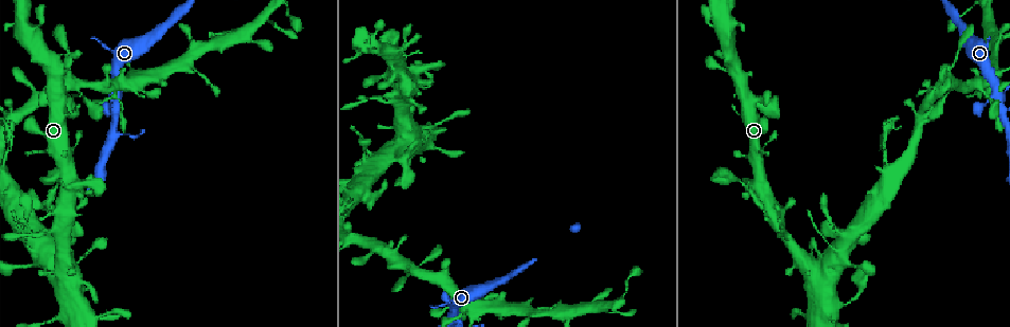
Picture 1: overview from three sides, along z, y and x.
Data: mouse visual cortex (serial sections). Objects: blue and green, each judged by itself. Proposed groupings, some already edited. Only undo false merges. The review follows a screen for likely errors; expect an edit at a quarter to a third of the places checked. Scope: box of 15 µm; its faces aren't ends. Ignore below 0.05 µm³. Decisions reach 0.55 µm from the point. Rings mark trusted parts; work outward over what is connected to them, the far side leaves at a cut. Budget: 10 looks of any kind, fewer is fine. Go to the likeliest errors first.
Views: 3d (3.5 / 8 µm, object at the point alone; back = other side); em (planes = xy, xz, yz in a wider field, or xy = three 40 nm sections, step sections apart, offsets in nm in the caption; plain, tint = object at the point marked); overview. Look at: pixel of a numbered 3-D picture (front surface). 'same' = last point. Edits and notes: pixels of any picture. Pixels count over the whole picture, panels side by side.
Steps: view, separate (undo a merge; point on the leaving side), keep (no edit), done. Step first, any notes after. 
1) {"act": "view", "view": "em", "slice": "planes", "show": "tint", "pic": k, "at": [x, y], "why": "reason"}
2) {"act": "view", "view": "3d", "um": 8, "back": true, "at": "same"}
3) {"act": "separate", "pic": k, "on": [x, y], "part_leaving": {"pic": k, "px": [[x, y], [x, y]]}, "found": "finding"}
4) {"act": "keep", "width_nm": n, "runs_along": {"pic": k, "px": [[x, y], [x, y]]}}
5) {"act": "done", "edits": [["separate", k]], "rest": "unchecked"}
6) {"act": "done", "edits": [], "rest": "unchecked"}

{"act": "view", "view": "3d", "um": 3.5, "pic": 1, "at": [429, 87], "why": "a narrow waist"}

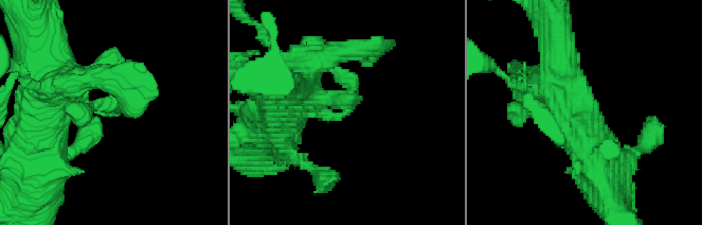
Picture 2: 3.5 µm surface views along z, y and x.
{"act": "view", "view": "em", "slice": "xy", "step": 5, "show": "tint", "pic": 2, "at": [349, 111]}

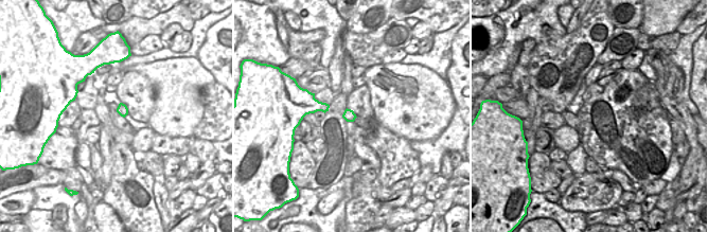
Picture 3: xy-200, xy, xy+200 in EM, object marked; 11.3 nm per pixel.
{"act": "view", "view": "em", "slice": "planes", "show": "tint", "at": "same"}

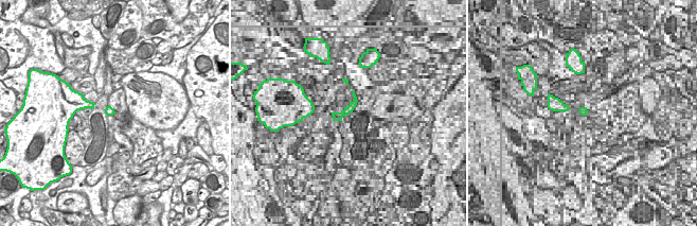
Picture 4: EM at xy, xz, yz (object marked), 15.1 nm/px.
{"act": "keep", "runs_along": {"pic": 2, "px": [[282, 97], [324, 56]]}, "found": "continuous, no second cell"}

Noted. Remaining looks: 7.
{"act": "view", "view": "3d", "um": 3.5, "pic": 1, "at": [413, 135]}

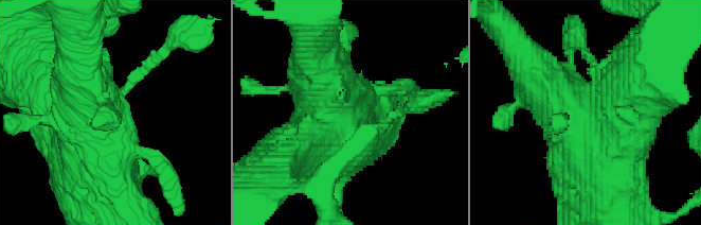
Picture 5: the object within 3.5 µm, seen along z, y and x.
{"act": "view", "view": "em", "slice": "xy", "step": 3, "show": "tint", "pic": 5, "at": [353, 117]}

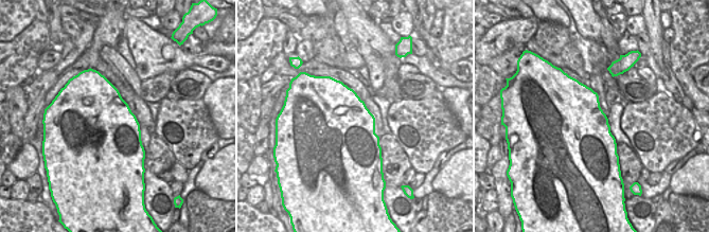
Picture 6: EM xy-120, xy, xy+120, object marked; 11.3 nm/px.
{"act": "keep", "runs_along": {"pic": 5, "px": [[525, 58], [588, 114], [626, 98]]}, "found": "continuous, no second cell"}

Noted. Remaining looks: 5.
{"act": "view", "view": "3d", "um": 8, "back": true, "pic": 1, "at": [74, 83], "why": "thin arm on a thick one"}

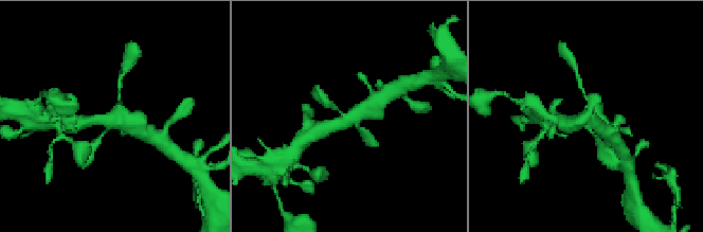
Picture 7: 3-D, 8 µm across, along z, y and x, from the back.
{"act": "view", "view": "3d", "um": 3.5, "pic": 7, "at": [114, 118], "why": "zoom in"}

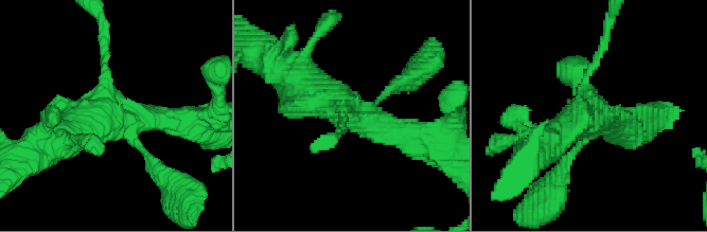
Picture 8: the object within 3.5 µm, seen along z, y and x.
{"act": "view", "view": "em", "slice": "planes", "show": "tint", "pic": 8, "at": [595, 116], "arms": 4, "arm_widths_nm": [100, 100, 350, 500]}

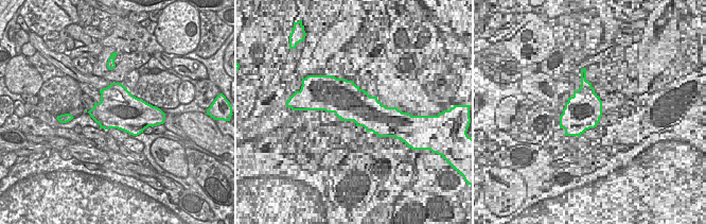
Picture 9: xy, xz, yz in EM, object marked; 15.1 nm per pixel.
{"act": "keep", "runs_along": {"pic": 8, "px": [[298, 79], [366, 123], [425, 139]]}, "found": "one cell here"}

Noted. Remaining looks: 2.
{"act": "view", "view": "3d", "um": 3.5, "pic": 1, "at": [144, 79], "why": "small branch off a trunk"}

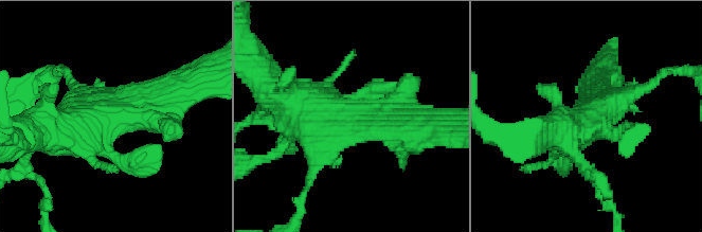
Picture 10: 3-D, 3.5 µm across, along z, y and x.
{"act": "view", "view": "em", "slice": "xy", "step": 3, "show": "tint", "pic": 10, "at": [110, 115], "why": "need the tissue"}

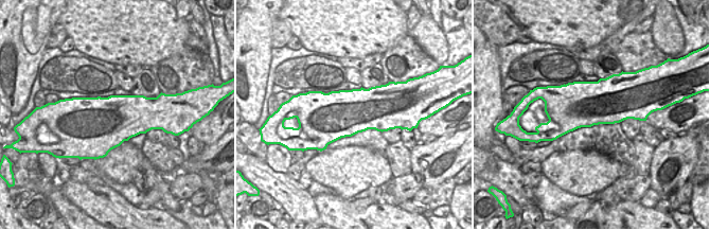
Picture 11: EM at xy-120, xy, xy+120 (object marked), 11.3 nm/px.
{"act": "keep", "width_nm": 550, "runs_along": {"pic": 10, "px": [[284, 90], [326, 112], [407, 131]]}, "found": "one cell here"}

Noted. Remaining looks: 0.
{"act": "done", "edits": [], "rest": "unchecked"}

